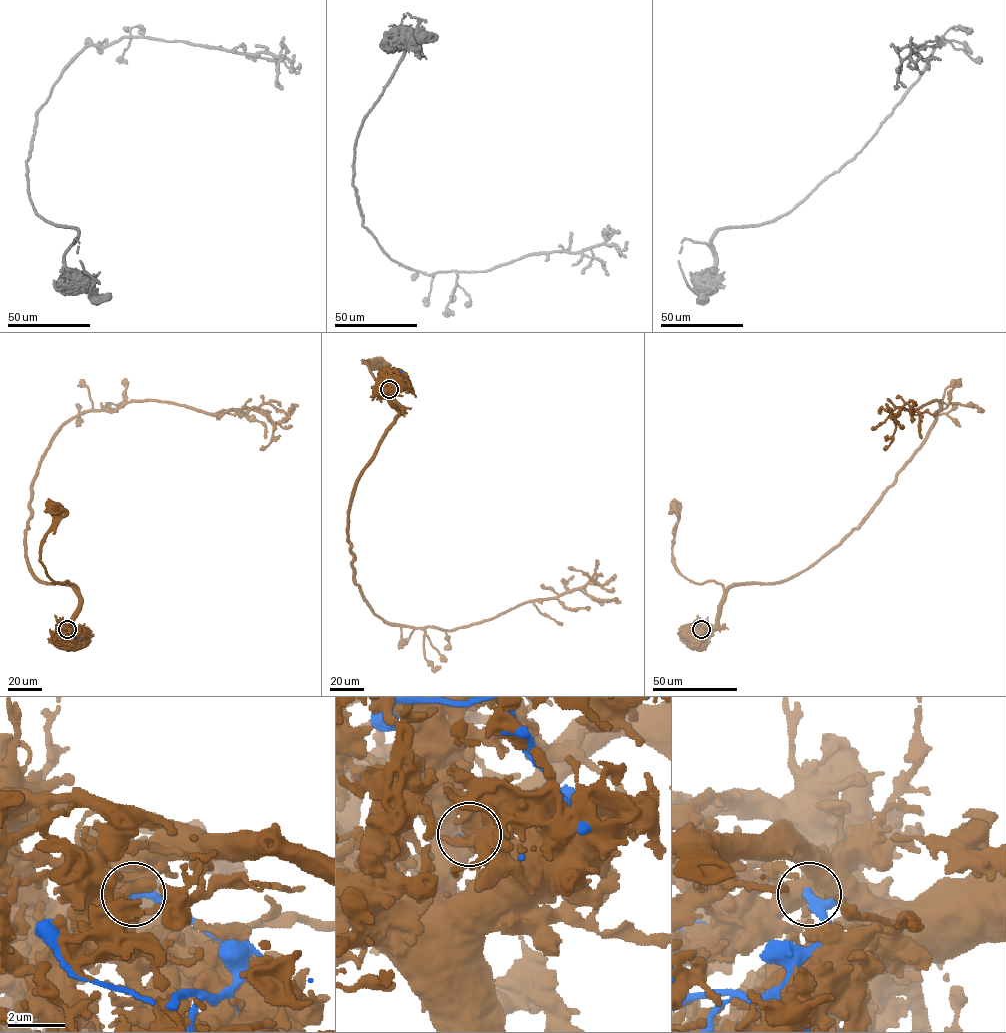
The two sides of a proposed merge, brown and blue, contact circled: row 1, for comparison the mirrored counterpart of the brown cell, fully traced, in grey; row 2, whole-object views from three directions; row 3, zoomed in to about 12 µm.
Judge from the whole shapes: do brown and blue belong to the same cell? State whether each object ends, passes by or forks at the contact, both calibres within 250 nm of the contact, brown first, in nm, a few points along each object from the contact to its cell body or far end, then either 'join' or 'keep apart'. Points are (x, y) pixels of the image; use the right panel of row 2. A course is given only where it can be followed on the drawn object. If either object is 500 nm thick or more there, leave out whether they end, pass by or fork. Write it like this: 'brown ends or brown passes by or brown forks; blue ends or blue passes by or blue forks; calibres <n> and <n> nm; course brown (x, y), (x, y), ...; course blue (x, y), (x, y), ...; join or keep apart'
calibres 650 and 360 nm; course brown (701, 629), (715, 624), (723, 587), (712, 580), (693, 583), (676, 567), (675, 506); course blue (701, 629), (698, 635), (689, 635), (692, 643); keep apart

